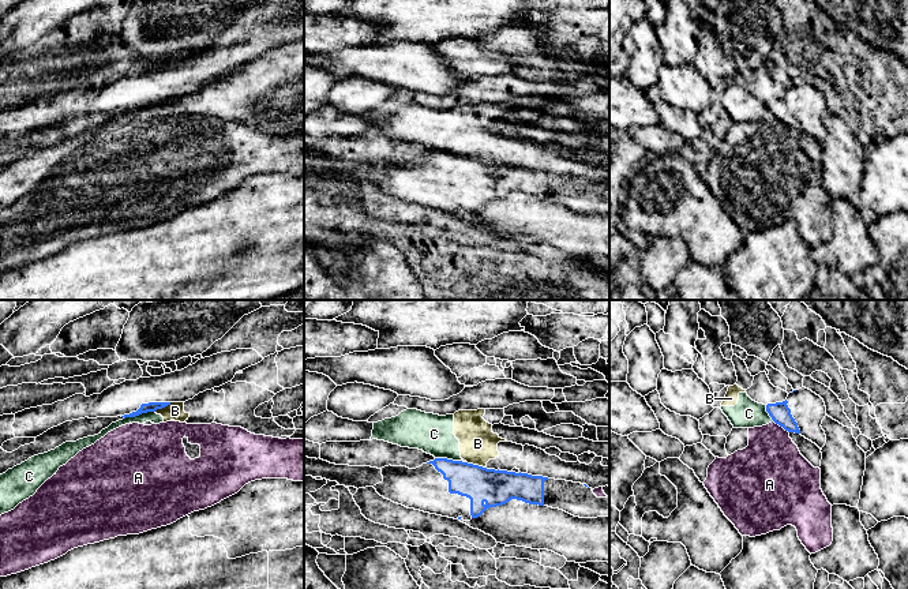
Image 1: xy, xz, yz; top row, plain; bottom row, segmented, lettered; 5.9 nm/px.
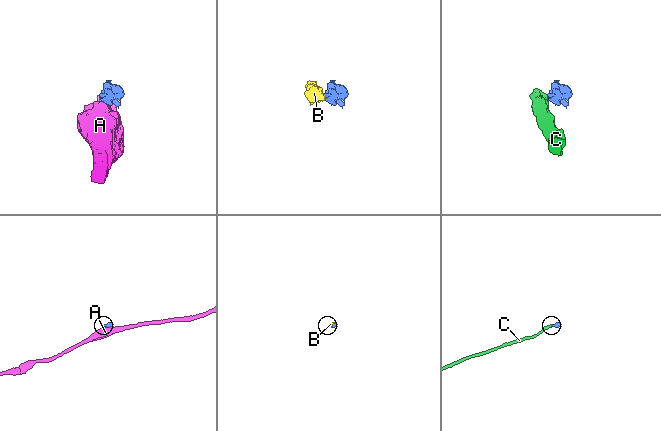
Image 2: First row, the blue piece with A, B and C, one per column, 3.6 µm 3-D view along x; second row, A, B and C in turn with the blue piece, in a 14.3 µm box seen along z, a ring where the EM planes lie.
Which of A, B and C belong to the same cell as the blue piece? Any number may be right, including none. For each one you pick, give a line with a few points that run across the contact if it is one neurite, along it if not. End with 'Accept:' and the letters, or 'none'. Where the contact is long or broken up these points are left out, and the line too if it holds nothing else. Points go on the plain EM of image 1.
Accept: none

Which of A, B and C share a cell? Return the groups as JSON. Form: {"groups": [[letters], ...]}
{"groups": [["A"], ["B", "C"]]}

